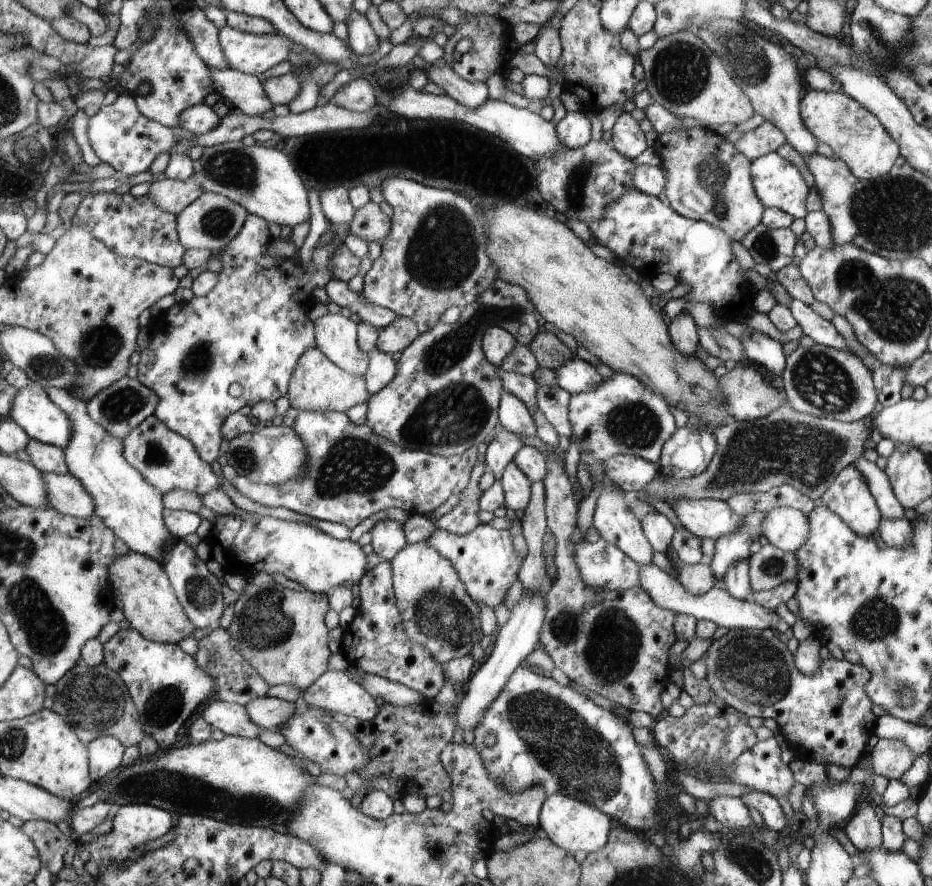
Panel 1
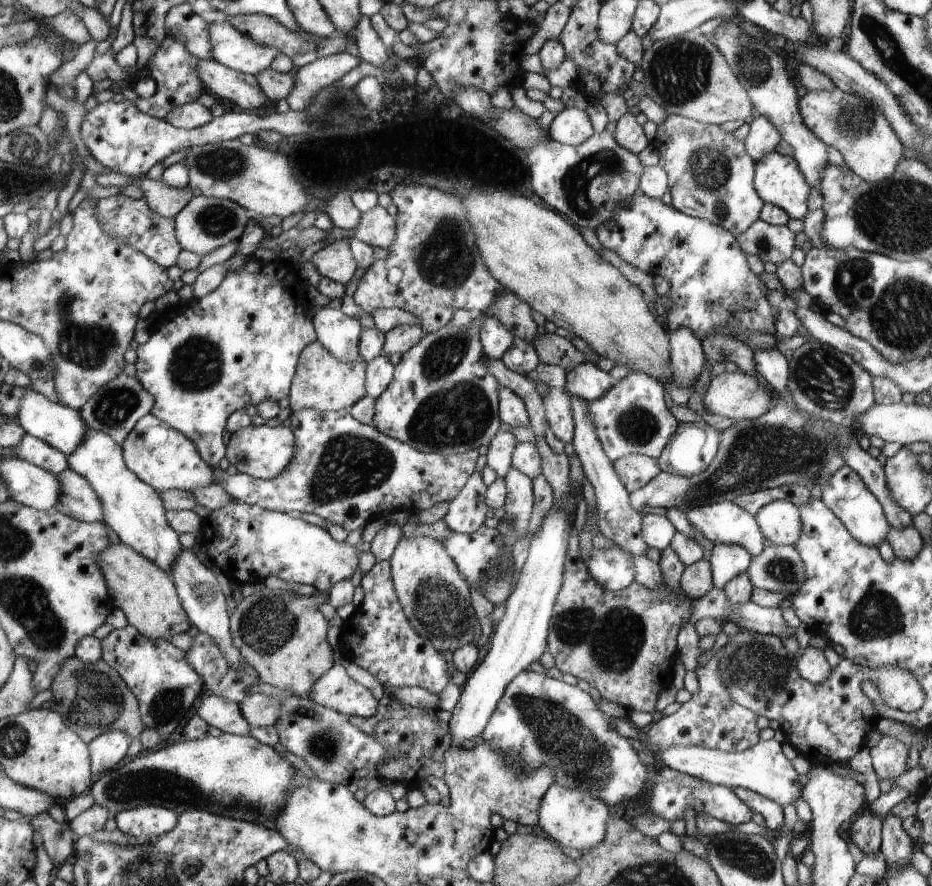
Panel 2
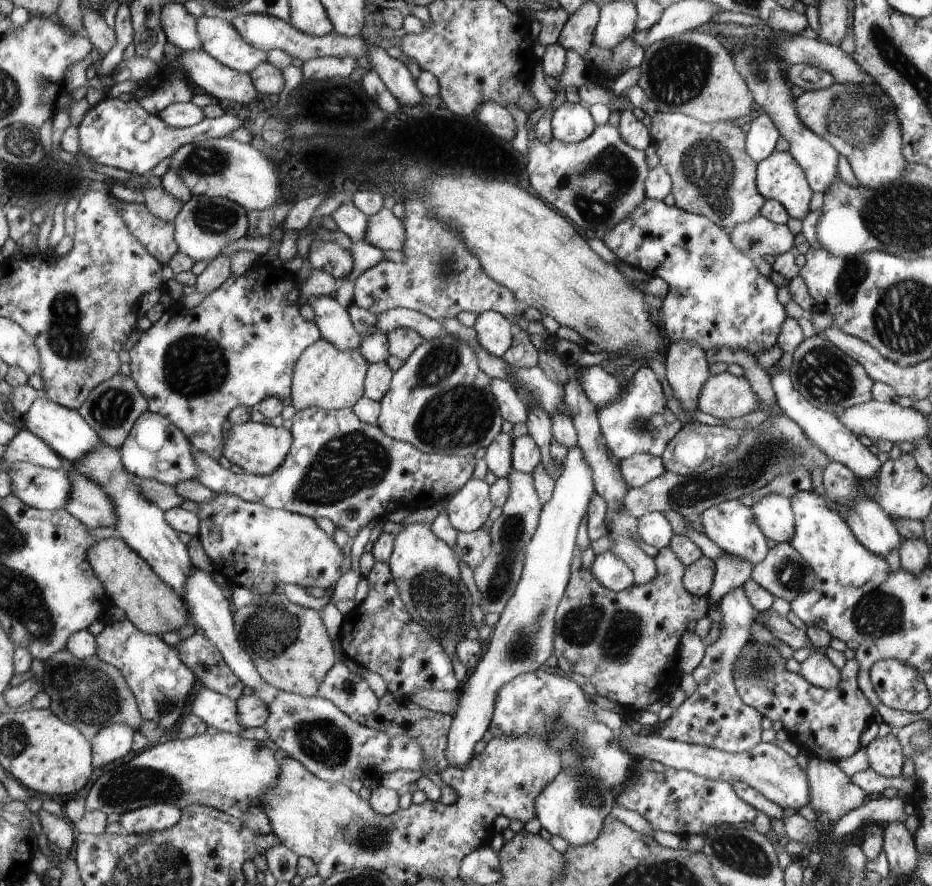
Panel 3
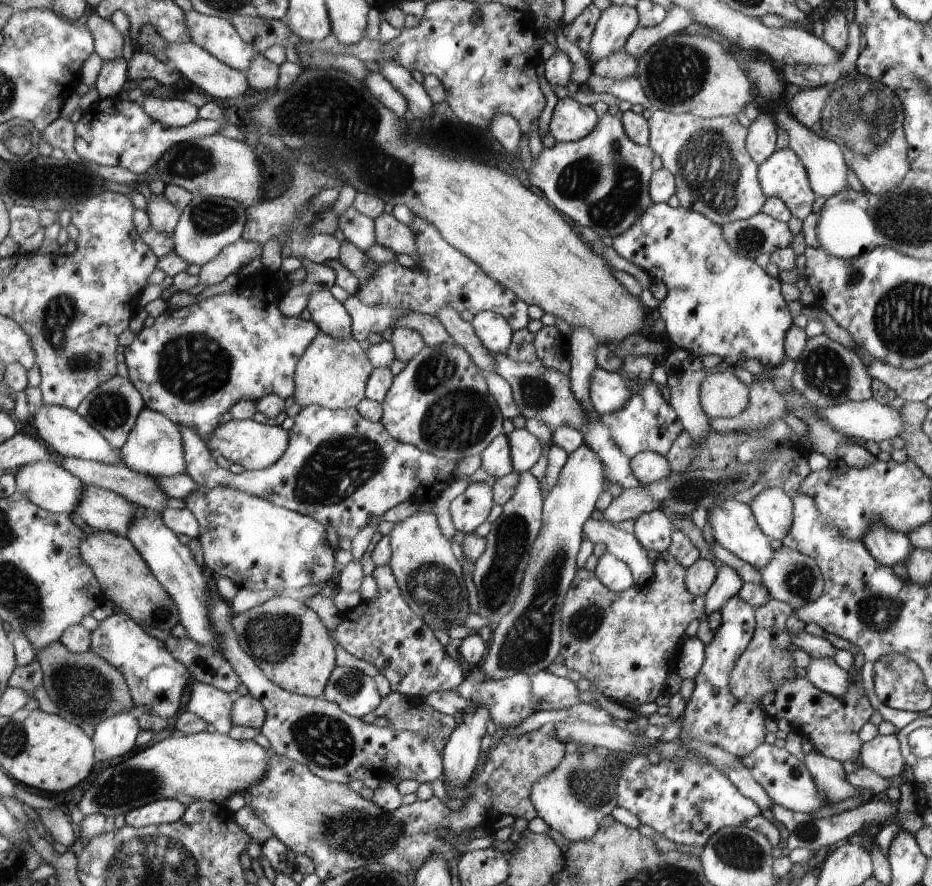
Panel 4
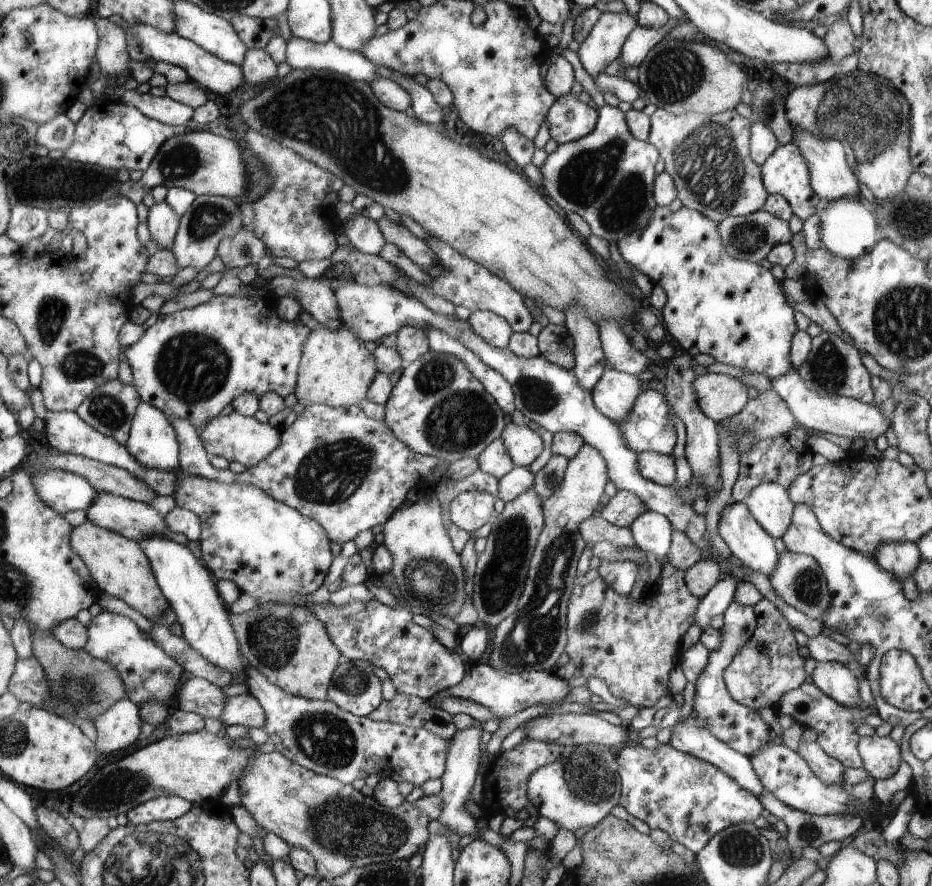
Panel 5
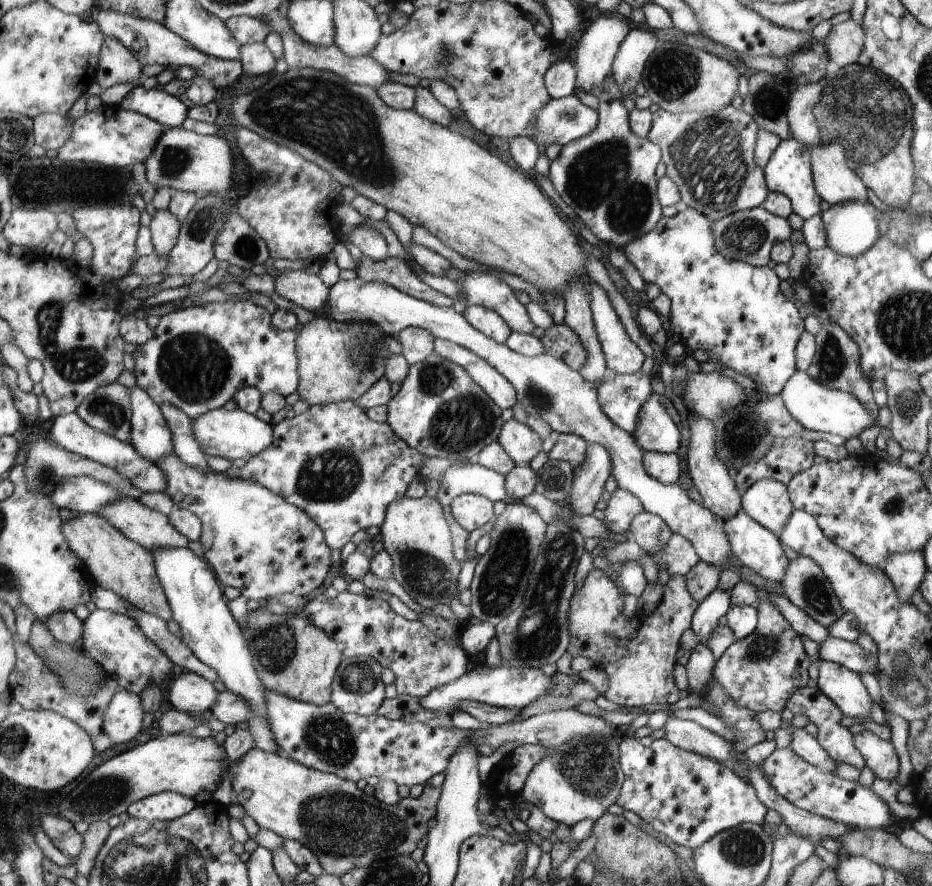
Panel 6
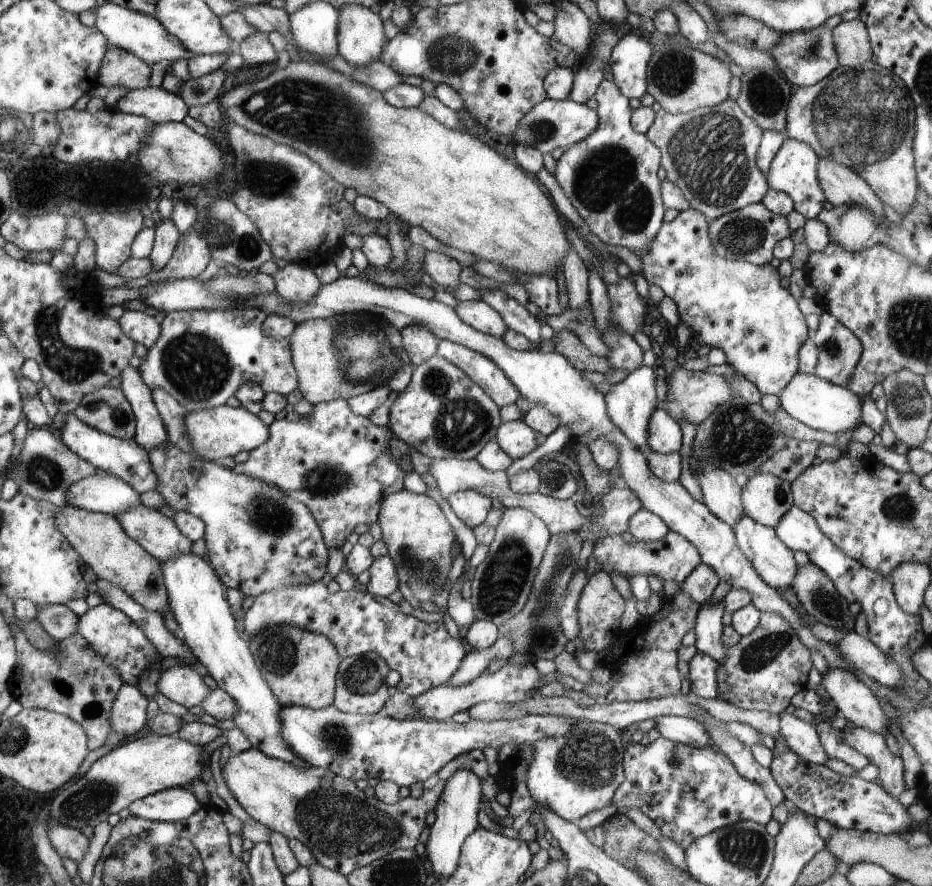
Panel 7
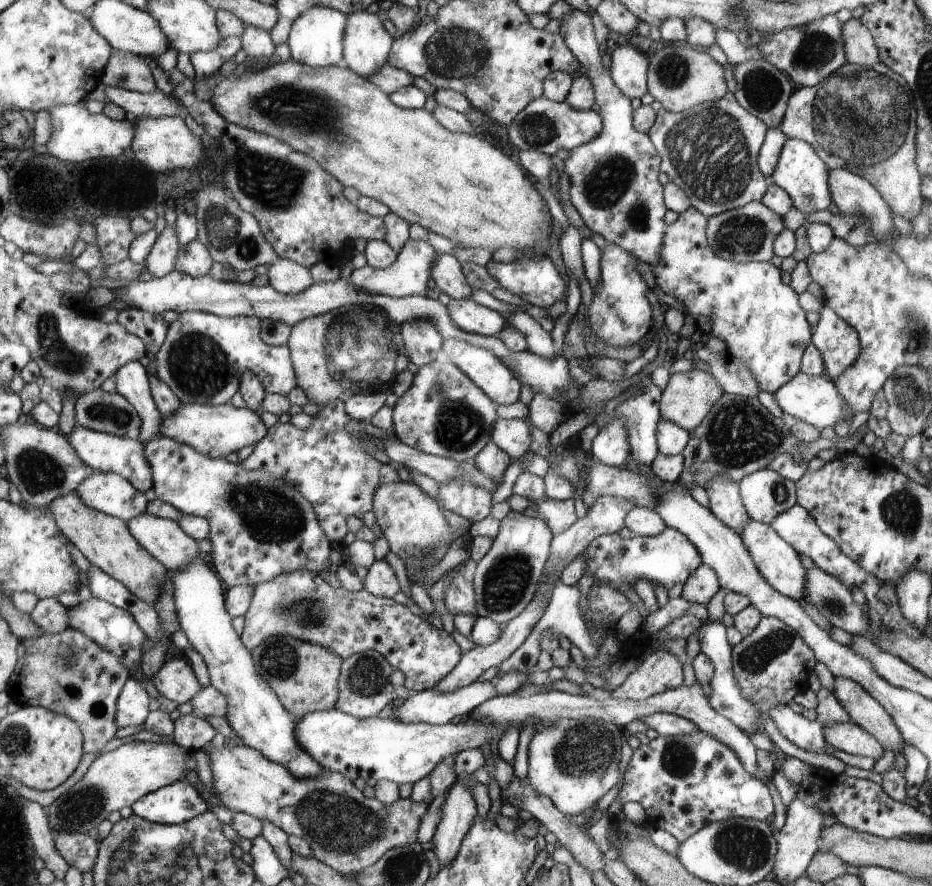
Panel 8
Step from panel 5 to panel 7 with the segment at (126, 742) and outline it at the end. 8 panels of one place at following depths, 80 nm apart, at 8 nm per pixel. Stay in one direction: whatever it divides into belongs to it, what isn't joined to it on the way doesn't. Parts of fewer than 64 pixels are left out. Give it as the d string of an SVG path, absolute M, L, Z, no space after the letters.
M123 684L123 688L115 696L114 708L111 712L111 728L132 736L146 724L146 706L149 700L136 685Z

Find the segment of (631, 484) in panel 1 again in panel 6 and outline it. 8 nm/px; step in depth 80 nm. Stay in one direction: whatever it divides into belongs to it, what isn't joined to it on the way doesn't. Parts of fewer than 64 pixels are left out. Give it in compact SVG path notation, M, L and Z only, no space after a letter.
M646 451L643 456L643 467L652 478L661 483L673 485L679 482L680 458L676 453Z

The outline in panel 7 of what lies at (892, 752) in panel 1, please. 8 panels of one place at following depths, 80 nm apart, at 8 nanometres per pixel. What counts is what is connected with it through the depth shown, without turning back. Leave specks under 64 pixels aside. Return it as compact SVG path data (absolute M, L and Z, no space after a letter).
M864 727L841 731L846 744L865 756L870 764L878 766L882 788L894 798L898 798L899 794L906 790L903 760L900 755L890 751L883 734Z

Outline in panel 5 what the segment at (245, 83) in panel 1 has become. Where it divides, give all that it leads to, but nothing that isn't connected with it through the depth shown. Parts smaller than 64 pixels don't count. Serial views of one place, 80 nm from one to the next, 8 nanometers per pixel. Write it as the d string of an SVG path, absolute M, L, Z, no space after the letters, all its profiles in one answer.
M135 24L133 27L126 26L127 48L130 57L138 62L153 63L167 62L179 66L186 71L188 80L196 82L205 90L210 90L217 96L226 96L234 92L244 84L242 69L235 64L230 64L220 60L211 52L204 50L195 42L185 39L176 33L165 33L150 25Z

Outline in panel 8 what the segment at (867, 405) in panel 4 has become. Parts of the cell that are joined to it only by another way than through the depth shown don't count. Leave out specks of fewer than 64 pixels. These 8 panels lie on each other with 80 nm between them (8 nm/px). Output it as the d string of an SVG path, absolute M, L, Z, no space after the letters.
M800 371L792 380L783 384L774 393L774 396L783 412L795 416L798 420L815 426L821 431L829 426L834 428L836 423L840 423L843 417L849 414L847 400L843 399L833 380L824 375L814 376Z

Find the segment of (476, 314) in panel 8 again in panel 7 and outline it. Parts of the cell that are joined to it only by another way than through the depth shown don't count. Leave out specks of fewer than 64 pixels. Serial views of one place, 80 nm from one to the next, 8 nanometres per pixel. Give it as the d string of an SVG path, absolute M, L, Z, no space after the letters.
M458 301L455 309L466 324L490 336L502 339L509 329L500 313L484 301Z

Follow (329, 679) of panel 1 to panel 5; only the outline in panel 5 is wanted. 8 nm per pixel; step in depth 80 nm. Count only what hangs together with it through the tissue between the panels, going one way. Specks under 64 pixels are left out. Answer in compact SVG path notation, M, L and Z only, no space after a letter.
M346 660L332 675L327 700L359 717L367 717L383 702L381 680L364 661Z

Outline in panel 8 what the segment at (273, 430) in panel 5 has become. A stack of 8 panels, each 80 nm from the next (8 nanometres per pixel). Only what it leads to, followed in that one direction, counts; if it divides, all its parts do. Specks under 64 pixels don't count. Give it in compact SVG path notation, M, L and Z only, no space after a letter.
M232 403L221 405L181 404L172 416L161 418L162 436L191 445L199 453L213 459L224 459L244 446L260 443L268 436L268 429L259 414L248 407L236 408Z

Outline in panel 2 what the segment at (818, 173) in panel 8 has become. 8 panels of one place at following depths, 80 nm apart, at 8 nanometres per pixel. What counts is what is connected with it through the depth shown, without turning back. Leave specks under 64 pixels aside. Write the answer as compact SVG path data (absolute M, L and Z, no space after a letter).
M775 150L755 161L754 188L758 196L765 202L784 209L791 219L802 219L809 211L807 198L811 186L807 183L796 159L780 154Z

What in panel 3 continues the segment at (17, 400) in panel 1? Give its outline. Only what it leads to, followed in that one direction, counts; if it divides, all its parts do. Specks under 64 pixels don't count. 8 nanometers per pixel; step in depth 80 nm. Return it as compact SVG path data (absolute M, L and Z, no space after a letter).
M46 396L36 398L30 408L20 417L22 424L26 424L26 428L31 433L47 441L55 449L55 452L64 458L65 462L74 462L82 455L87 455L87 452L98 451L103 446L102 438L84 420L81 413L78 413L76 409L69 409L64 405L56 404L48 400Z

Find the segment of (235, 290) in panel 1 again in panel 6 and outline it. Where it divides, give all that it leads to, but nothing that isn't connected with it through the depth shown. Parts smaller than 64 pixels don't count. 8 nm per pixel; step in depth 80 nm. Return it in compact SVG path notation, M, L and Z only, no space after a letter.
M249 299L212 302L205 306L170 312L160 317L154 336L143 345L135 347L132 352L135 362L135 384L149 394L159 406L174 405L192 420L206 415L208 411L221 409L246 387L257 388L262 394L277 392L286 397L296 392L299 385L296 350L298 328L276 328L272 318L270 311Z

